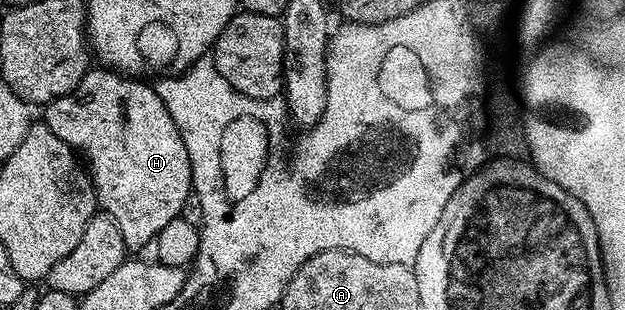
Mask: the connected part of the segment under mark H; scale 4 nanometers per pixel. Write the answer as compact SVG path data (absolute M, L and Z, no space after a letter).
M112 69L97 70L101 71L86 71L75 90L48 103L43 121L59 141L72 147L87 164L100 210L119 225L126 248L137 253L140 247L149 247L160 230L185 211L185 202L188 199L190 202L193 189L191 161L187 157L187 145L183 145L183 137L175 129L175 121L171 121L171 113L167 113L167 105L163 105L156 86L148 87L140 83L140 78L126 77Z

